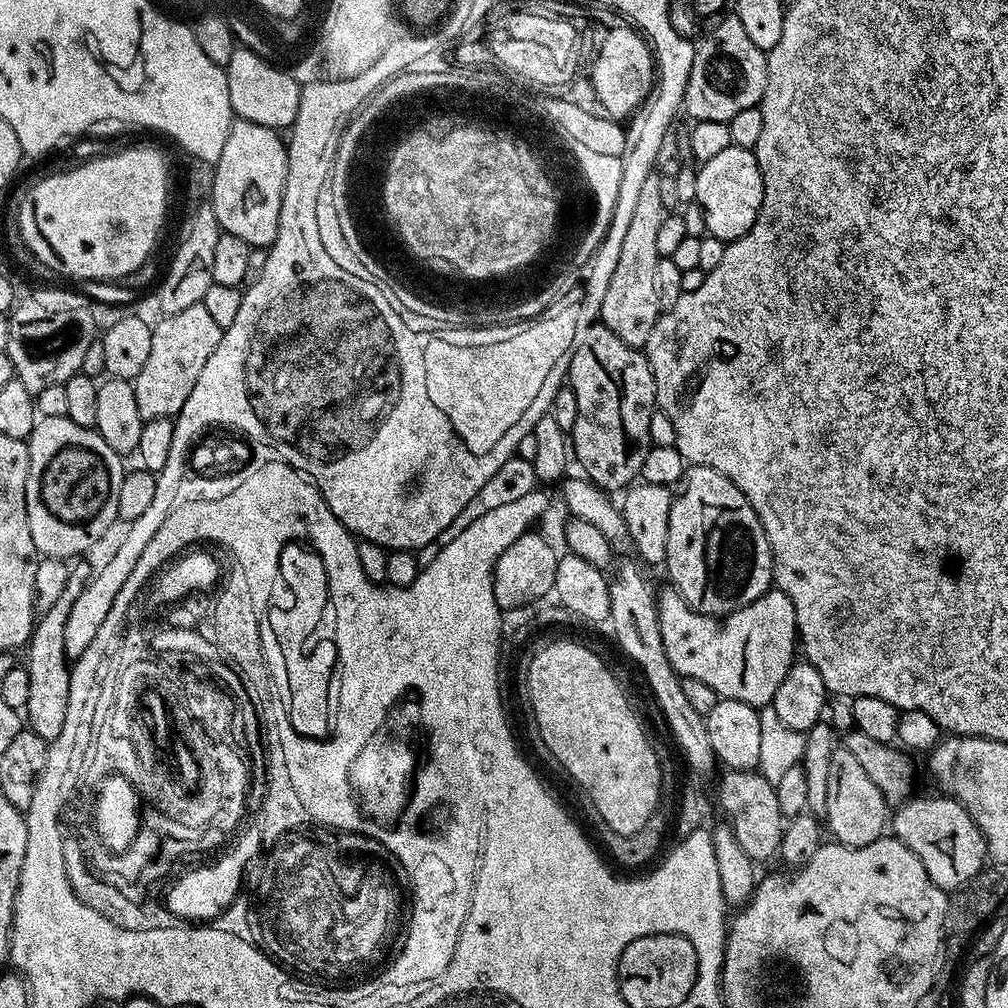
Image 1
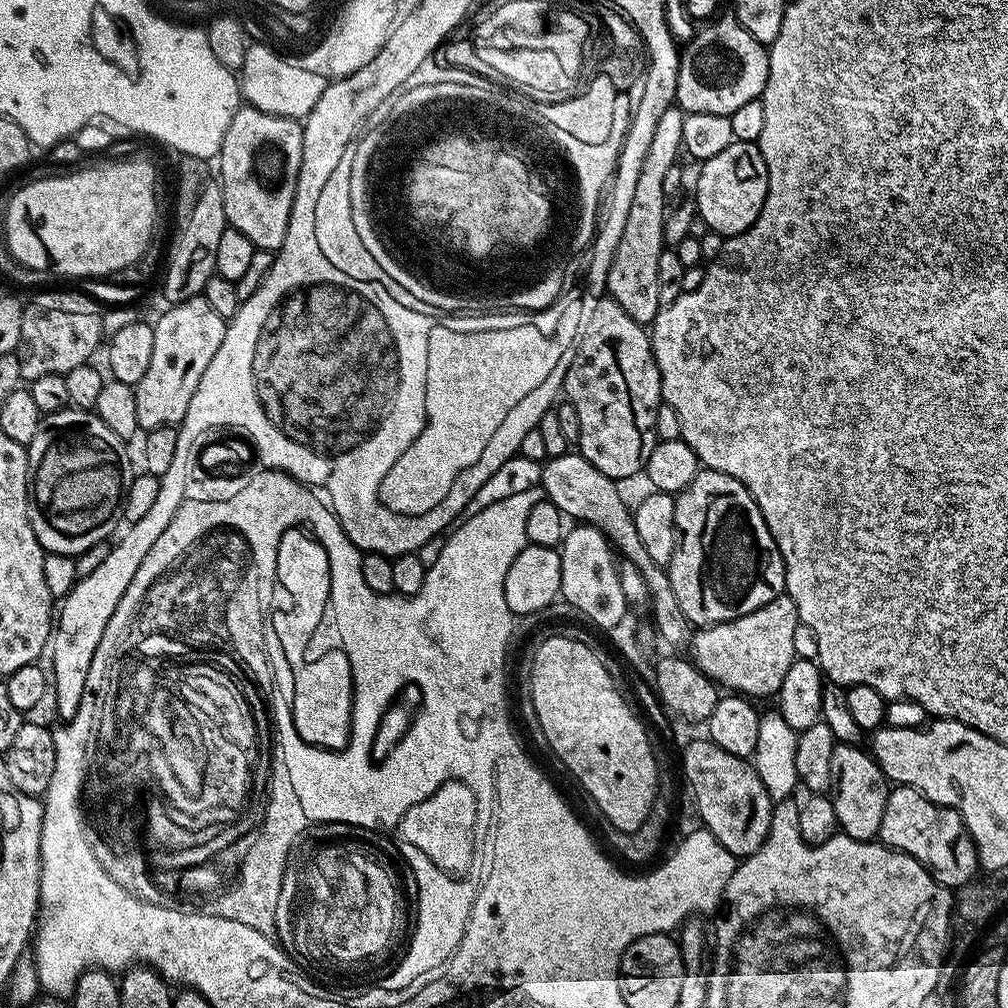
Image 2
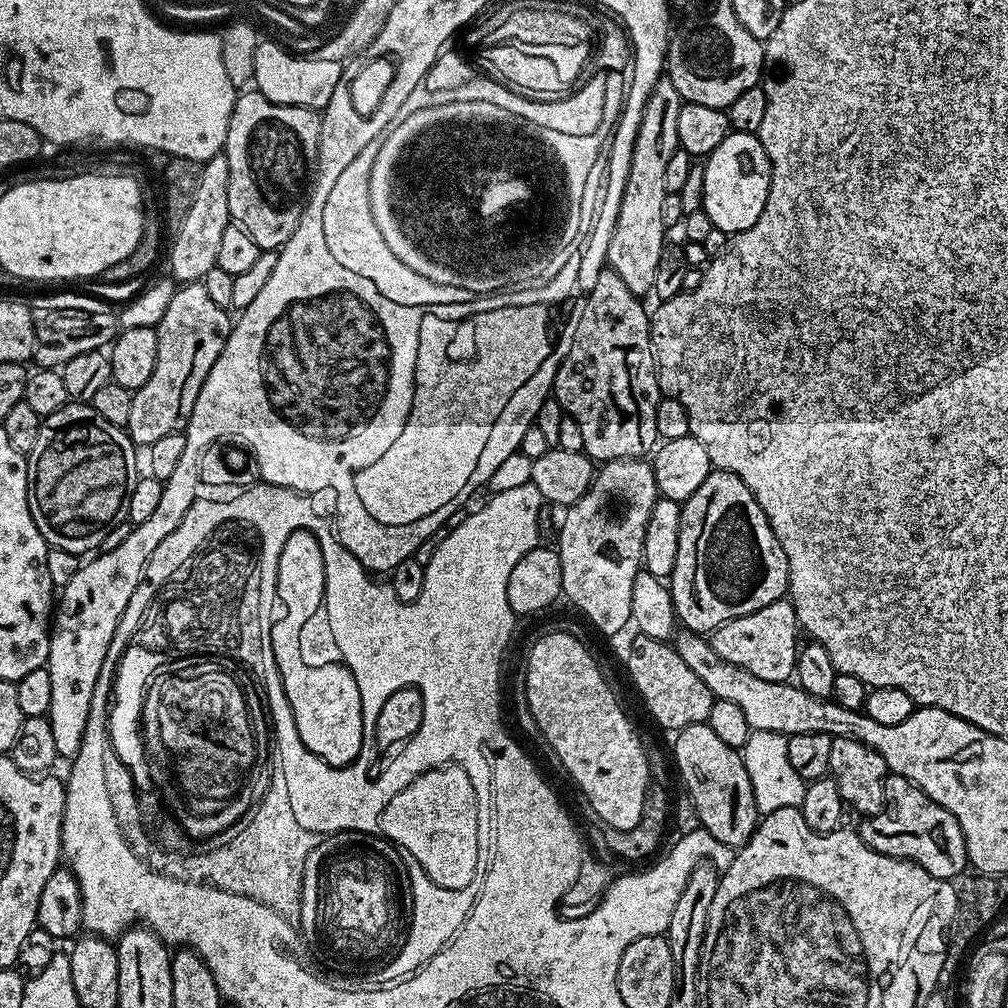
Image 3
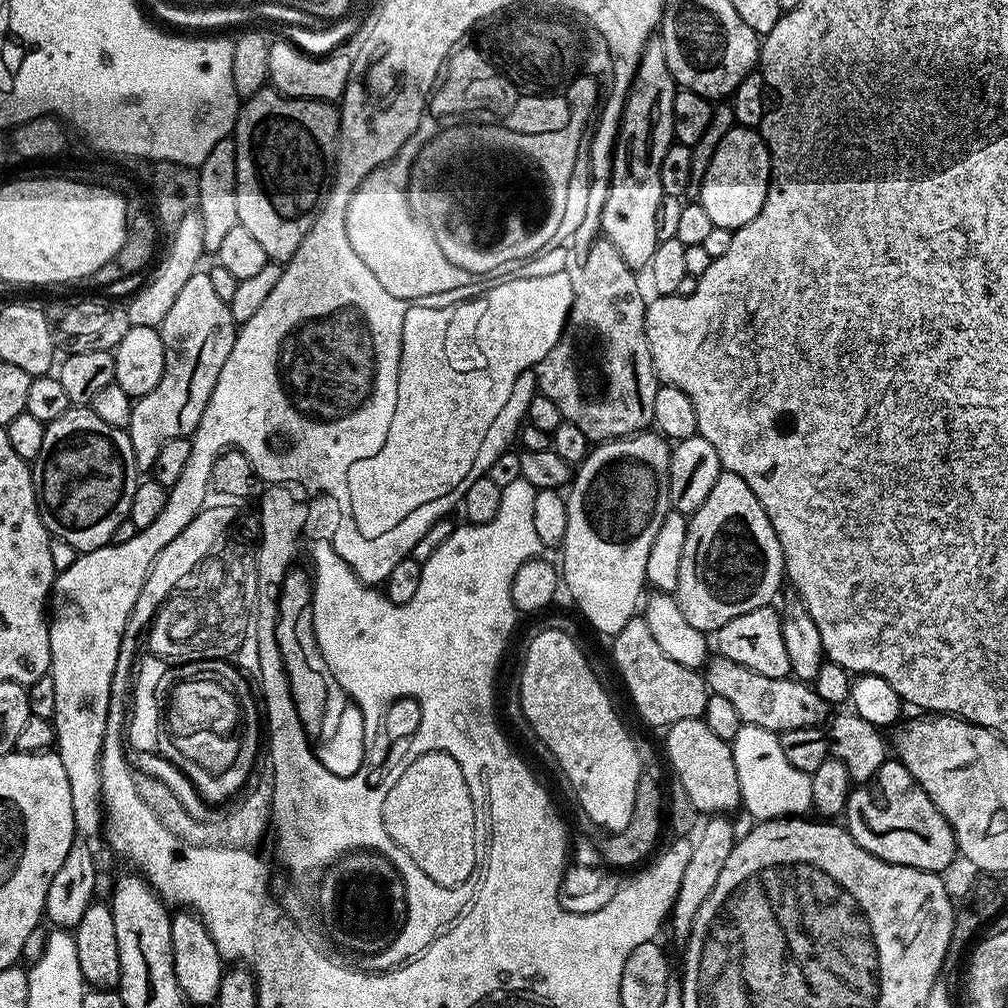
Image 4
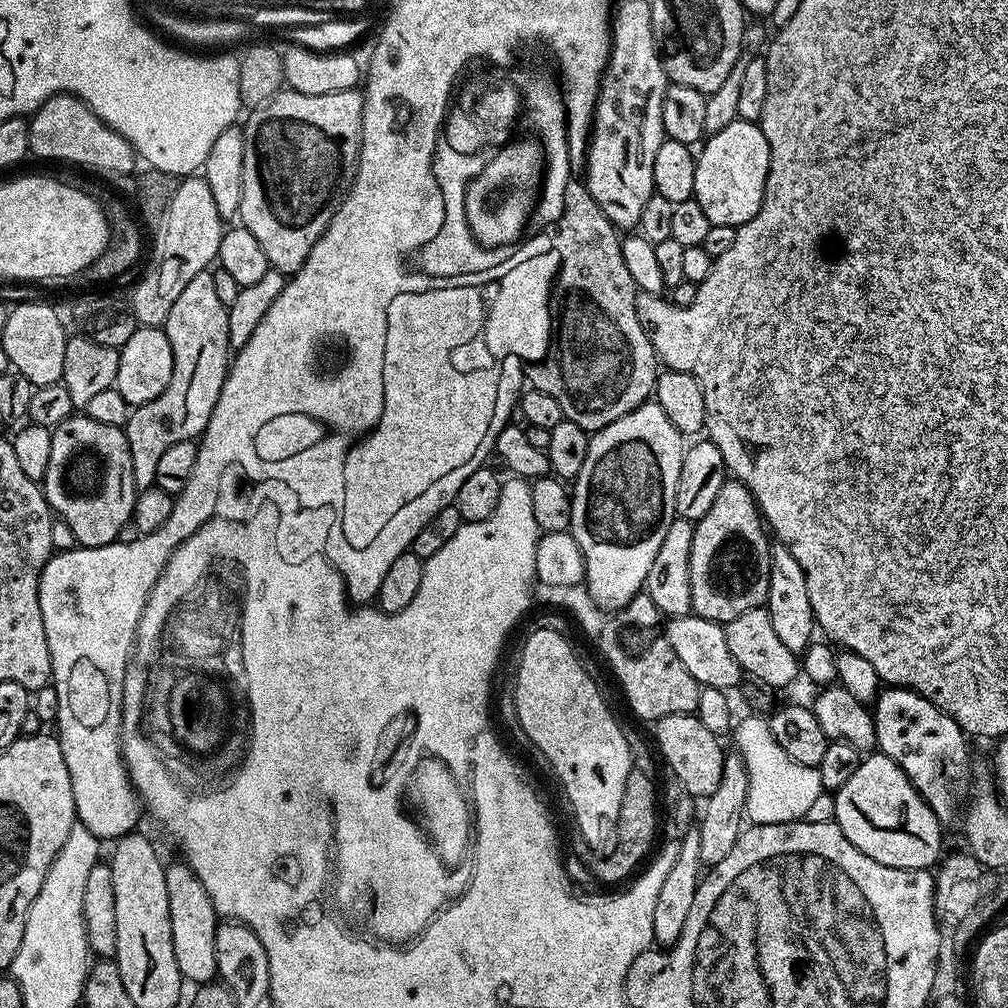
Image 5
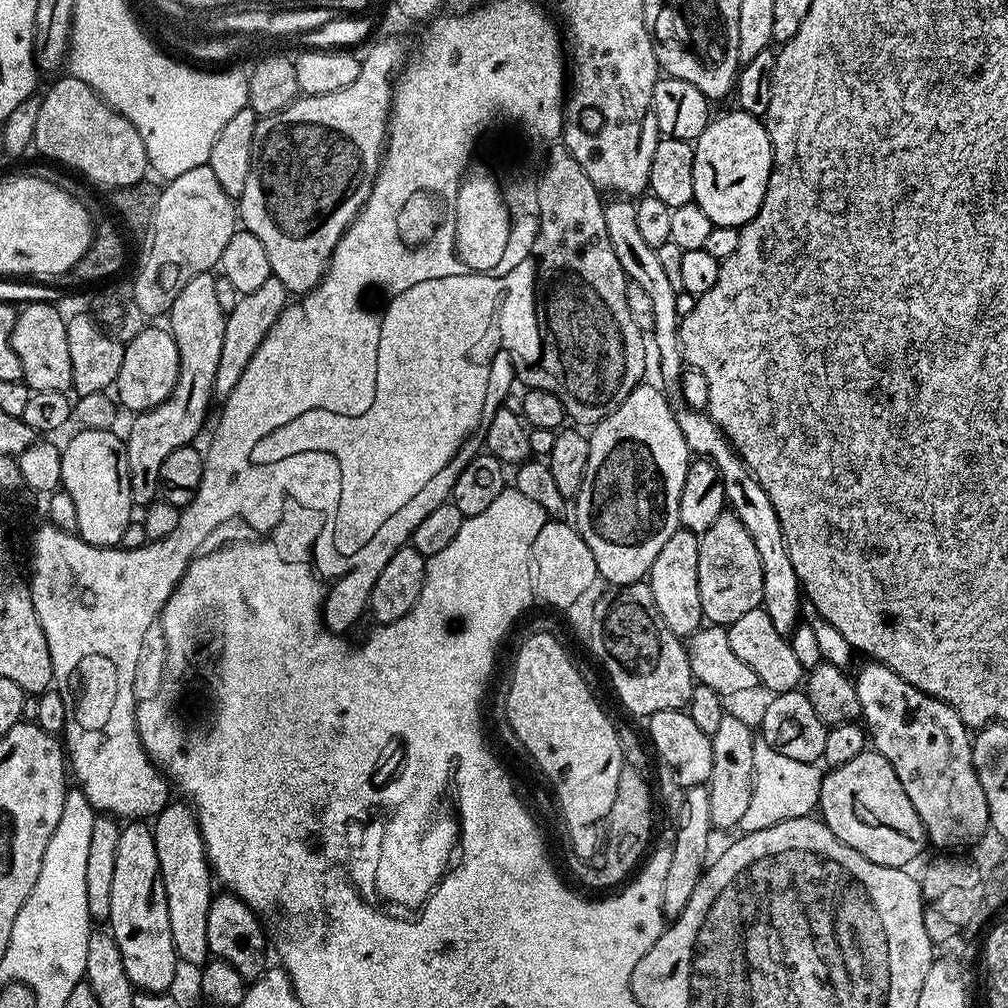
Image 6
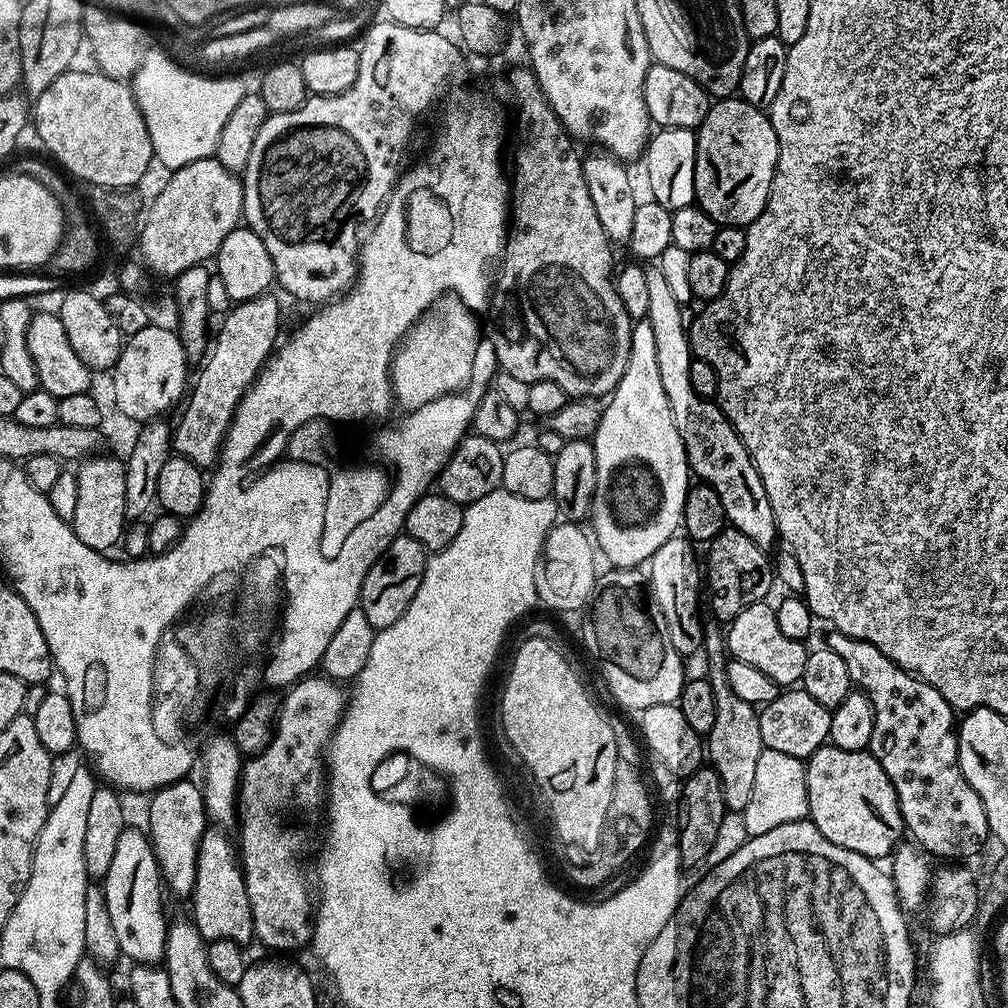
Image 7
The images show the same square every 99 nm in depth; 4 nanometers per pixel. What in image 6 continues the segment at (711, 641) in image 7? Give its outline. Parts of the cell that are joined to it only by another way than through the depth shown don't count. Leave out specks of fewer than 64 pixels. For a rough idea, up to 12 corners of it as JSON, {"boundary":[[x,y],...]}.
{"boundary":[[725,714],[706,785],[713,829],[750,806],[757,737]]}

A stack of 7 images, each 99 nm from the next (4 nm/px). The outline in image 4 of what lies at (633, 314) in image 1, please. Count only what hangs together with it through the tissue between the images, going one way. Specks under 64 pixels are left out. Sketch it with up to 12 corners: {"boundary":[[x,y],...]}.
{"boundary":[[649,43],[624,100],[598,227],[647,269],[678,85]]}

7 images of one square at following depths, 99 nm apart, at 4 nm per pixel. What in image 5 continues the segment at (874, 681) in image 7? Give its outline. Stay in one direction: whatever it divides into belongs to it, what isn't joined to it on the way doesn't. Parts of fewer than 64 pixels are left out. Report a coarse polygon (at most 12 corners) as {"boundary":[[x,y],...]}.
{"boundary":[[895,686],[871,713],[876,748],[902,766],[941,825],[966,800],[958,722]]}

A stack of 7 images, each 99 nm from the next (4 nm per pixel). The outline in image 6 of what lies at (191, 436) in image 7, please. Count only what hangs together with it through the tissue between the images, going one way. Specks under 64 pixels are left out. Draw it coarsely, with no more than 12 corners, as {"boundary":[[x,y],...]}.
{"boundary":[[276,276],[225,315],[213,393],[228,396],[287,307]]}

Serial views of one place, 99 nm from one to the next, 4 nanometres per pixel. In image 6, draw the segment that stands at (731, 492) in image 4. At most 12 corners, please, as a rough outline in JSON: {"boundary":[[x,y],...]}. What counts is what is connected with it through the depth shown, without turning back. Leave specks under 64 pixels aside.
{"boundary":[[731,510],[699,533],[705,621],[761,607],[762,560]]}

